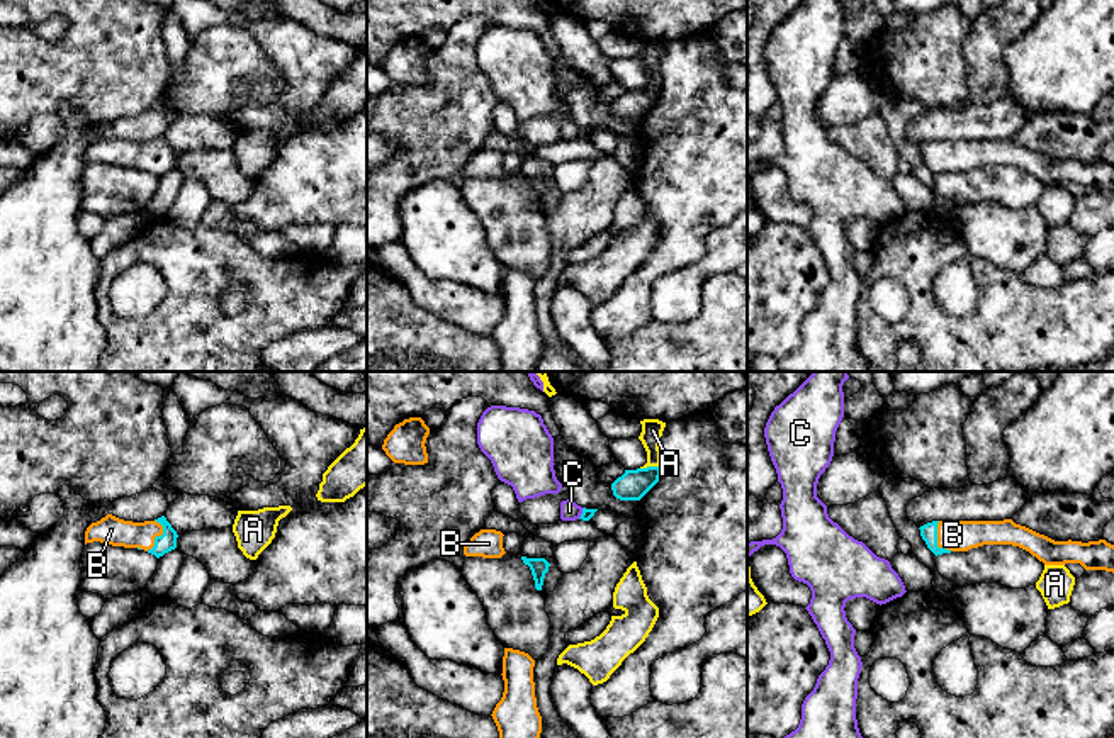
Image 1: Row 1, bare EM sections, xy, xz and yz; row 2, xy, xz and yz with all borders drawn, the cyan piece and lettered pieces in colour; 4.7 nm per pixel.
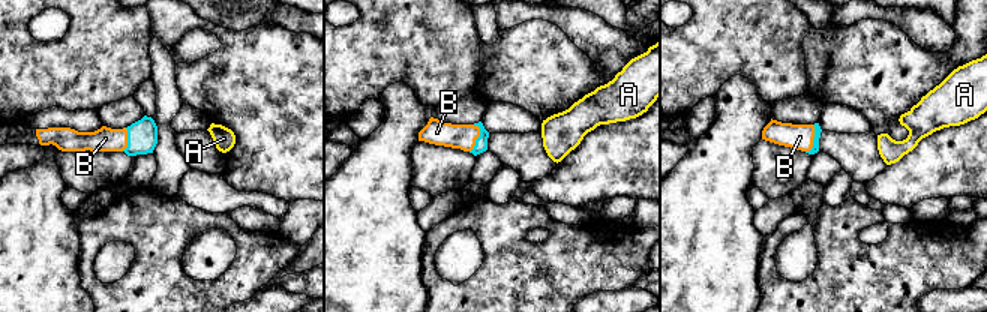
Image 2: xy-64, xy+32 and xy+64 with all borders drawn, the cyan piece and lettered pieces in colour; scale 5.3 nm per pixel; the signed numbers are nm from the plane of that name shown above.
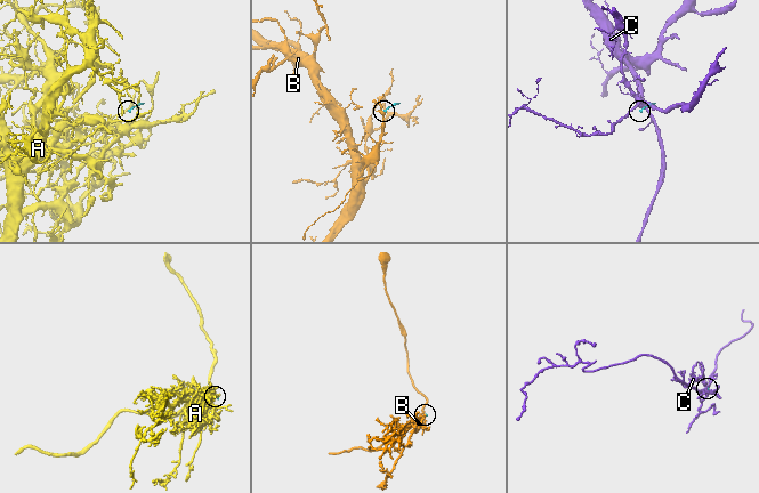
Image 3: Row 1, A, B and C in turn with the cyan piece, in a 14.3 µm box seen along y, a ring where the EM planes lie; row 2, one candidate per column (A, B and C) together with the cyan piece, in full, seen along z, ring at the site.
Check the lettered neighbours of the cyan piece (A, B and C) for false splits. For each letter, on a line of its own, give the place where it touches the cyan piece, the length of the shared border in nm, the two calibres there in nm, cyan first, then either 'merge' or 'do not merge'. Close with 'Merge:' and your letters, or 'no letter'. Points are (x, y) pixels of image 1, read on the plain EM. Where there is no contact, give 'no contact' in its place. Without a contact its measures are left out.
A: meets cyan in xz at (649, 87); contact 100 nm long; 140 nm thick on the cyan side, 100 nm on the other; do not merge
B: meets cyan in yz at (936, 160); contact 160 nm long; 80 nm thick on the cyan side, 140 nm on the other; merge
C: meets cyan in xz at (583, 133); contact 70 nm long; 50 nm thick on the cyan side, 100 nm on the other; do not merge
Merge: B

